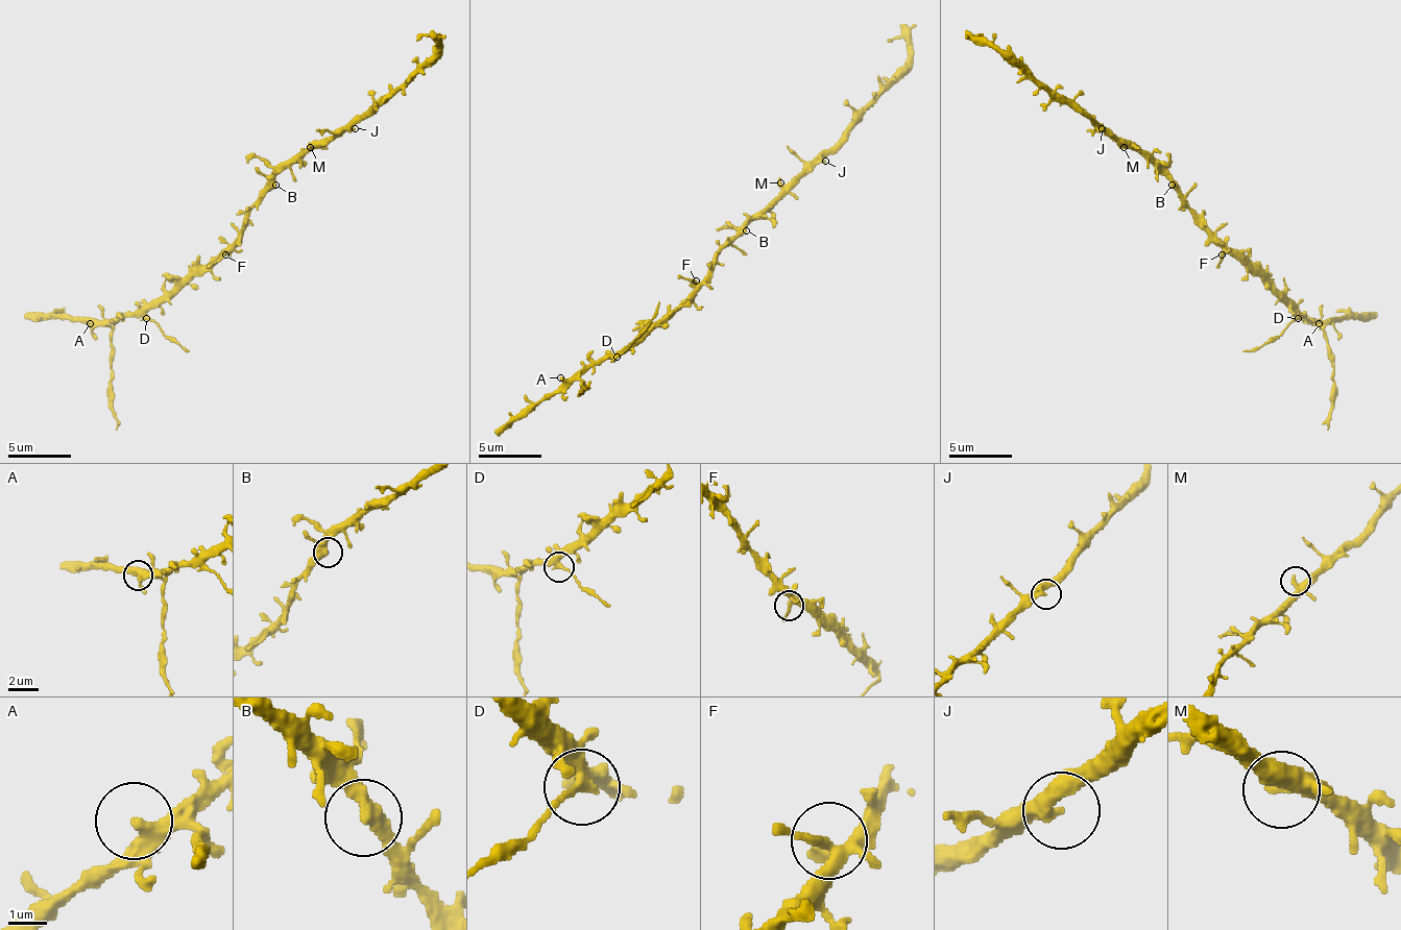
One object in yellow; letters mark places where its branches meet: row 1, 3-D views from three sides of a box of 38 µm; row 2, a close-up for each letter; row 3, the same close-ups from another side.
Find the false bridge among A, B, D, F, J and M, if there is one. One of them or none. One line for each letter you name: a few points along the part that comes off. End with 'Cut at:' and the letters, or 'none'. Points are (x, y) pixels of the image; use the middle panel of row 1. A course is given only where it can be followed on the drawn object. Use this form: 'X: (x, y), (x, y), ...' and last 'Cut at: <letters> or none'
D: (617, 356), (652, 318), (658, 302)
Cut at: D

